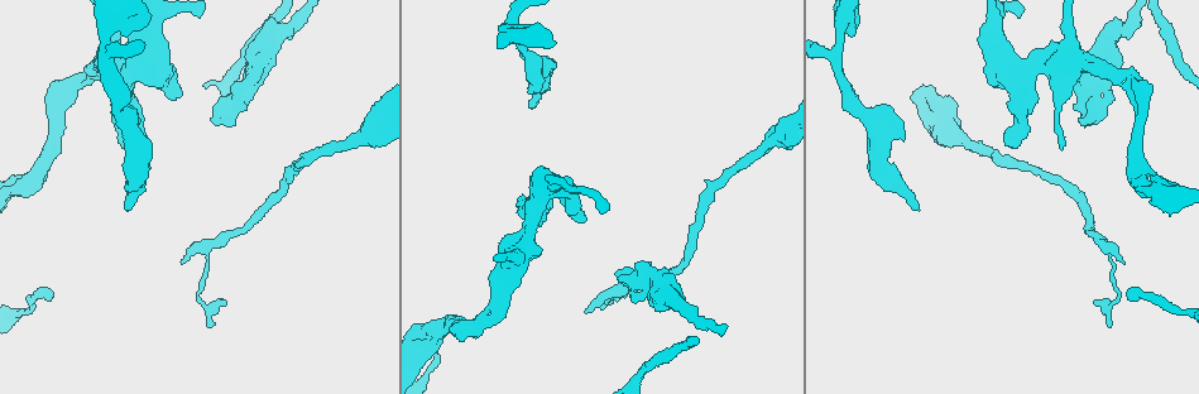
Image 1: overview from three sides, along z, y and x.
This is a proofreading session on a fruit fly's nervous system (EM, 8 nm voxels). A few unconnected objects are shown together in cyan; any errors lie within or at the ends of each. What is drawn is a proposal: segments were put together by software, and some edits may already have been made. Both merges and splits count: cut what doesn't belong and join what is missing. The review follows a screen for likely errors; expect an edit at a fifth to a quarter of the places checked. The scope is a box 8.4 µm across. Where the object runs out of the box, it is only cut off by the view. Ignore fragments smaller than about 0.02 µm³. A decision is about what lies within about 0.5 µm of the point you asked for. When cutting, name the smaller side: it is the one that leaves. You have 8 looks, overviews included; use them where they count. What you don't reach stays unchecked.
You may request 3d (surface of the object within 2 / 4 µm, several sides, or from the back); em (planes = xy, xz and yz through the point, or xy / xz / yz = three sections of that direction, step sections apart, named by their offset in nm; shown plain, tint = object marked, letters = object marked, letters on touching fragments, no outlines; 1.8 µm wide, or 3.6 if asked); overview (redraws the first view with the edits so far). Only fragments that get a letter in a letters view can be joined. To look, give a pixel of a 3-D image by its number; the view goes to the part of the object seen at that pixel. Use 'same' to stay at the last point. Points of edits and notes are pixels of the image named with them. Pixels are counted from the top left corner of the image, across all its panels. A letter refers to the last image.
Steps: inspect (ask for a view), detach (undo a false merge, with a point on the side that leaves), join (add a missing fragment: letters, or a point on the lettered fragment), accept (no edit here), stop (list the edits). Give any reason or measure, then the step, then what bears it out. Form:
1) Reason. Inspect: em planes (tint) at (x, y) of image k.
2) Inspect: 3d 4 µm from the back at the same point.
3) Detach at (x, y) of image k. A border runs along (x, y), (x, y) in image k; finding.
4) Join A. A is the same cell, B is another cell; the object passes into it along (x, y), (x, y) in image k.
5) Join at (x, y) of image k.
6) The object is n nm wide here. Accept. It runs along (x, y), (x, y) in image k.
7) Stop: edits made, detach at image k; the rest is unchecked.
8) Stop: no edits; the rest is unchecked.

An open end. Inspect: em 3.6 µm planes (letters) at (1009, 144) of image 1.

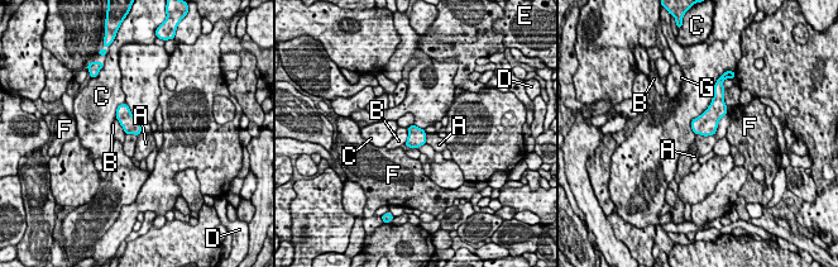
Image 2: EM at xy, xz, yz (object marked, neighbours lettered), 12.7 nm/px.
Accept. A, B, C, D, E, F and G are other cells; none of them fits.

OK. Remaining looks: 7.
Free end. Inspect: em yz step 4 (letters) at (128, 210) of image 1.

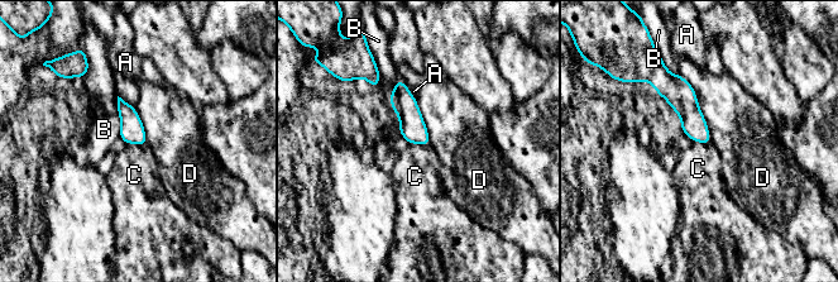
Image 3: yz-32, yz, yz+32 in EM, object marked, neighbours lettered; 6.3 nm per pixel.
The object is 150 nm wide here; the longest contact is with D, 480 nm. Accept. A, B, C and D are other cells; no lettered fragment goes on from it.

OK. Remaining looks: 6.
End of a long branch. Inspect: 3d 2 µm at (1127, 295) of image 1.

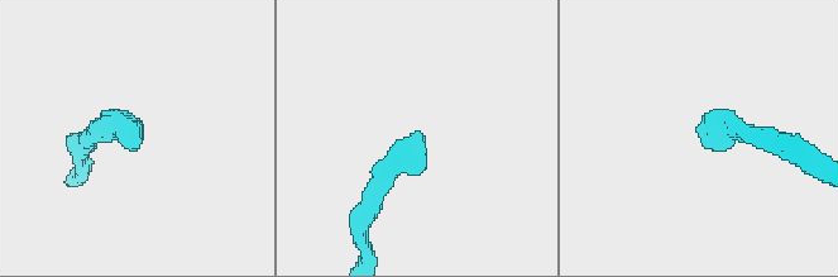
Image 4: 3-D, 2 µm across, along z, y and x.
Inspect: em planes (letters) at (419, 131) of image 4.

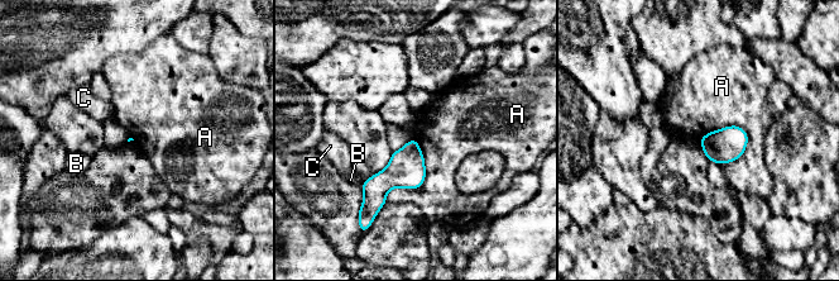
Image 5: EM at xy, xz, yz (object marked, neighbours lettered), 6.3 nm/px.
The longest contact is with A, 320 nm. Accept. A, B and C are other cells; a border runs along (699, 138), (730, 125), (749, 138) in image 5; no lettered fragment goes on from it.

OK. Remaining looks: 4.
Stop: no edits; the rest is unchecked.

